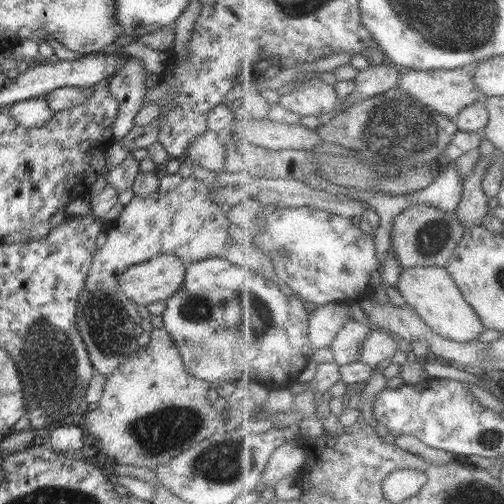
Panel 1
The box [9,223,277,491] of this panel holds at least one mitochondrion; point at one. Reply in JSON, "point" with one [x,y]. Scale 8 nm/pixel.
{"point":[52,374]}

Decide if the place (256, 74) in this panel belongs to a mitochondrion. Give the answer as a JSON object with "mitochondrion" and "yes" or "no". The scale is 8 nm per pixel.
{"mitochondrion":"no"}

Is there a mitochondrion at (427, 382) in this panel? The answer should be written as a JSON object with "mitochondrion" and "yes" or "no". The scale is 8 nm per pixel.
{"mitochondrion":"no"}

